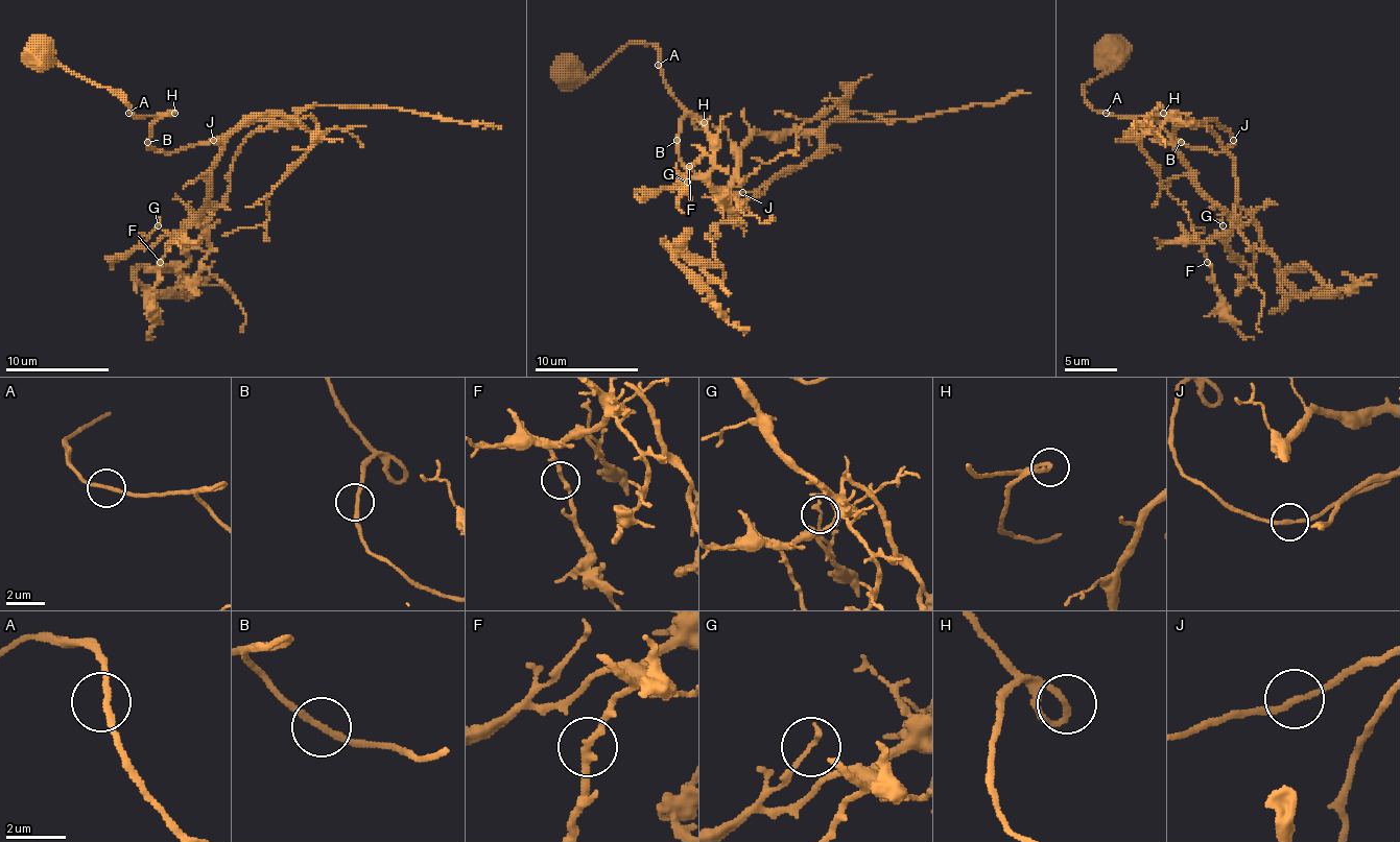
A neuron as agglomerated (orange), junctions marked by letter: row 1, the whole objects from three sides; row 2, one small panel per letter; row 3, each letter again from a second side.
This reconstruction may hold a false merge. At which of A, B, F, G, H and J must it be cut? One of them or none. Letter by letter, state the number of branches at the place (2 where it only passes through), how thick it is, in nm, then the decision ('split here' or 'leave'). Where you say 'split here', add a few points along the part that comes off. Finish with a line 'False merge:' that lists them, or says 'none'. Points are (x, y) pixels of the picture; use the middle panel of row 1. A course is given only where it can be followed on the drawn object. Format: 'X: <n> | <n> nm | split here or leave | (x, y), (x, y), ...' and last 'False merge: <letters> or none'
A: 2 | 200 nm | leave
B: 2 | 200 nm | leave
F: 2 | 240 nm | leave
G: 1 | 220 nm | leave
H: 1 | 280 nm | leave
J: 2 | 200 nm | leave
False merge: none

